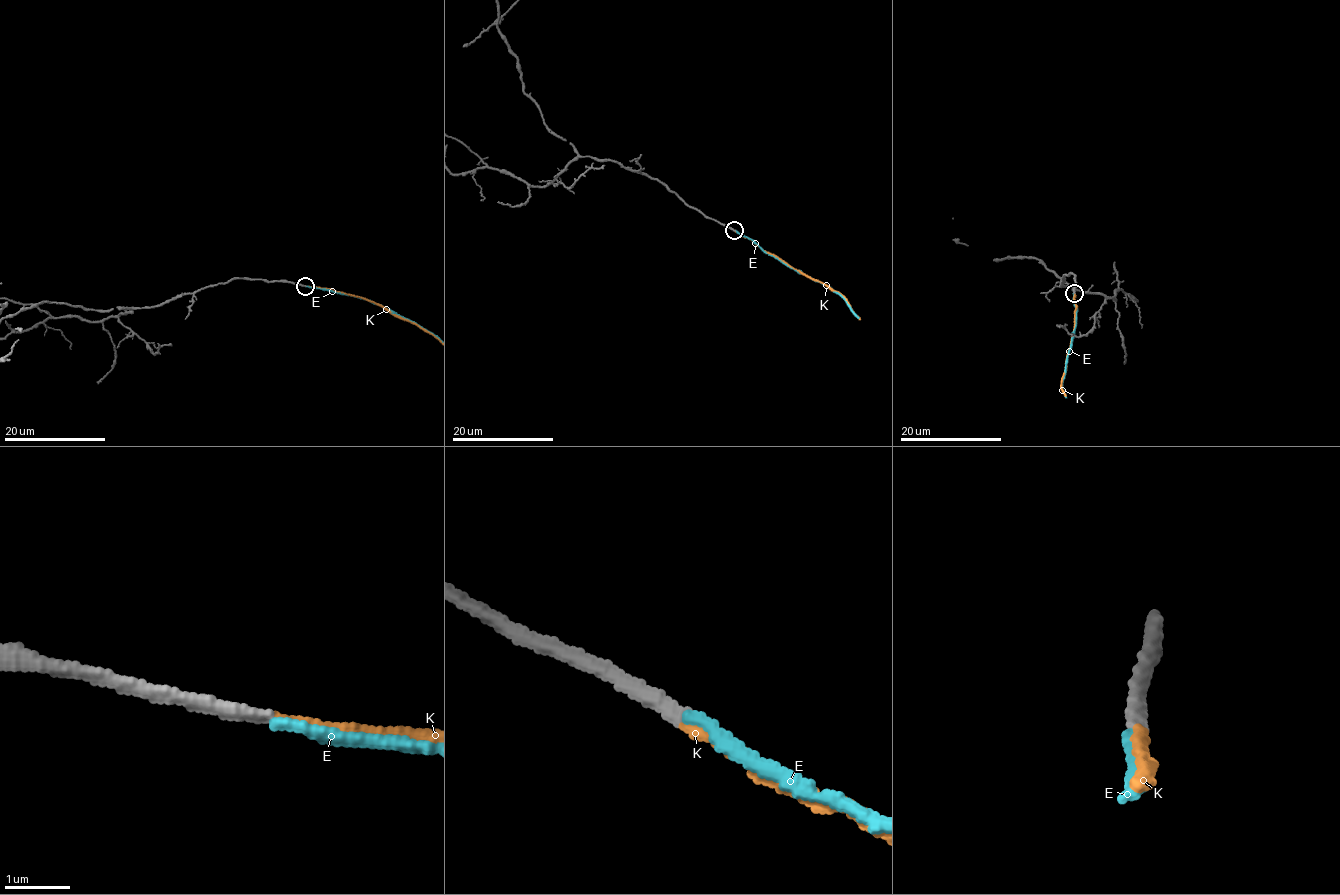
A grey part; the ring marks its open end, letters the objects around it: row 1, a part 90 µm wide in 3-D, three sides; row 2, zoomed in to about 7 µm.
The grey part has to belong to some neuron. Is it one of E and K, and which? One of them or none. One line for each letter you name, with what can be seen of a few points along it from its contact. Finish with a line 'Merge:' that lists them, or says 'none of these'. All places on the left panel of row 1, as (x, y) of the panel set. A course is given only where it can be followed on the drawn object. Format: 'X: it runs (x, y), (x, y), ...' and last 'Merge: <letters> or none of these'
Merge: K

